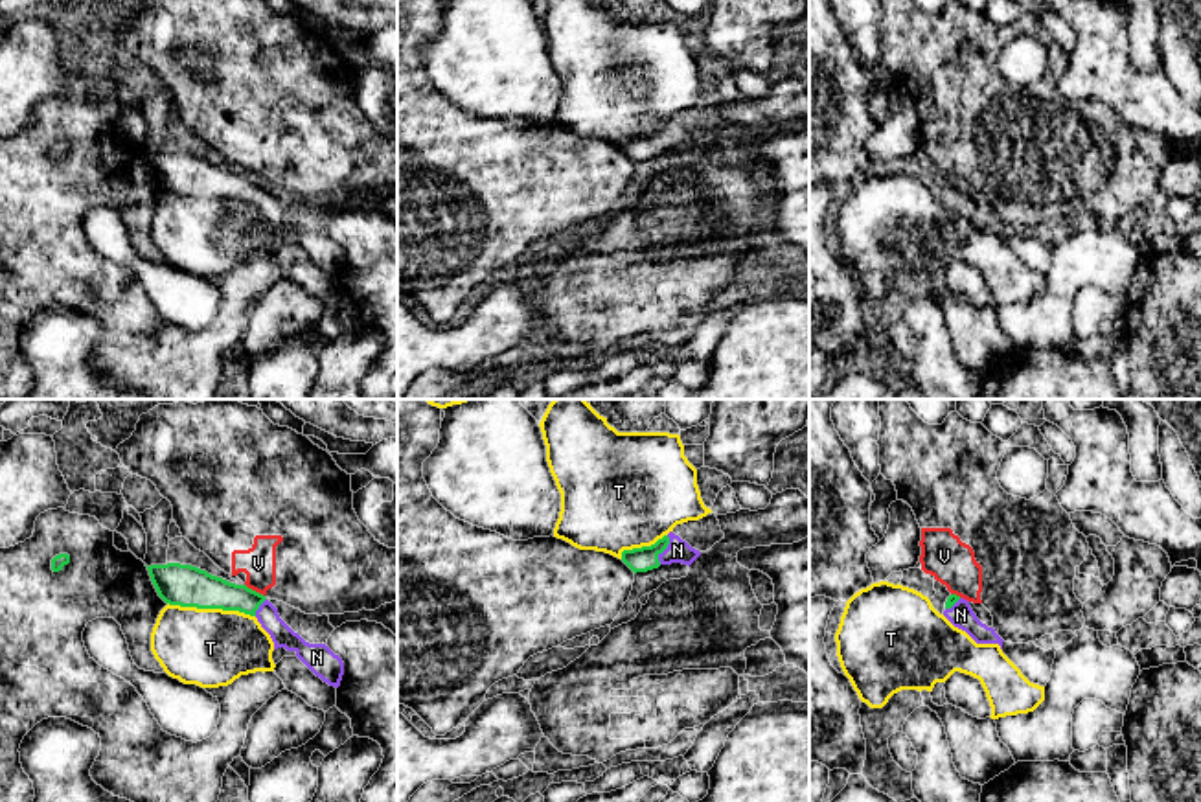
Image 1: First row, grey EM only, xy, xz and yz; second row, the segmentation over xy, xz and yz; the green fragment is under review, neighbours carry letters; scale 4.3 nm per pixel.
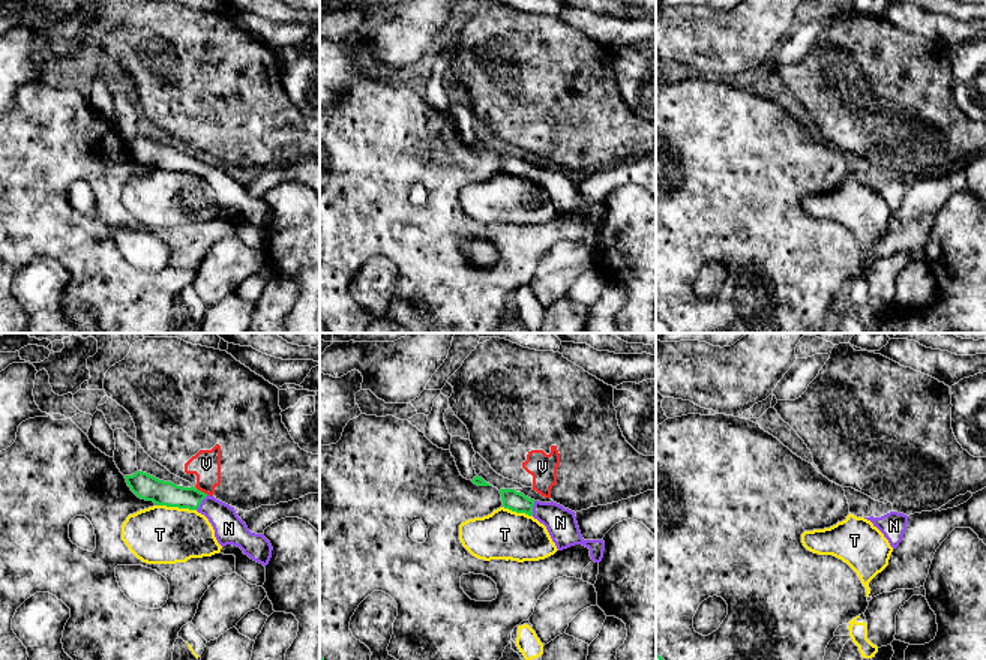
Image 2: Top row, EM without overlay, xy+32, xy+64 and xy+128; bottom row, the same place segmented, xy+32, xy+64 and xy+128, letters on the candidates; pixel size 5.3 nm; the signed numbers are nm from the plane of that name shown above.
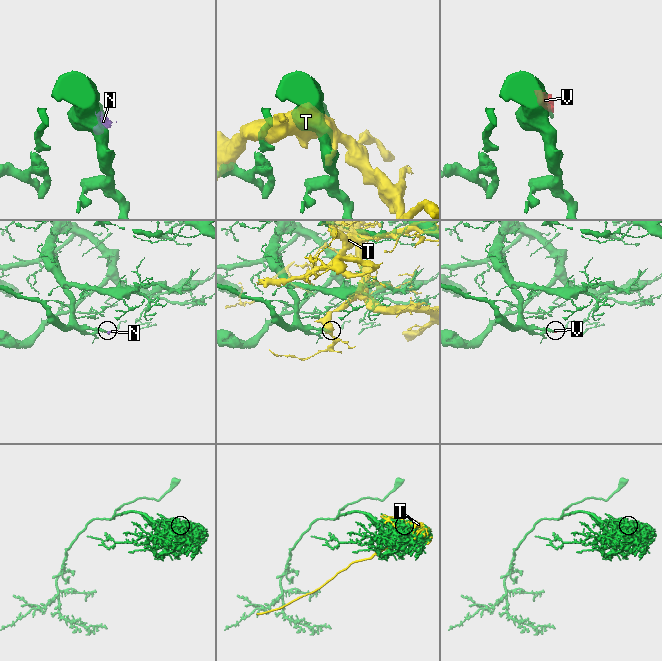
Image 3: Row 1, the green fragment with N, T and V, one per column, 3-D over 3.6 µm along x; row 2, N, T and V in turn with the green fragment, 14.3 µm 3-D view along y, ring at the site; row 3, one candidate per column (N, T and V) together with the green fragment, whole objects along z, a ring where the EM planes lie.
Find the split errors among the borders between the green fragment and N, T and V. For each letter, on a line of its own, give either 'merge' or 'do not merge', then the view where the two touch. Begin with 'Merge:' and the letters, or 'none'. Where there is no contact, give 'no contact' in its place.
Merge: N
N: merge | xz
T: do not merge | xy
V: do not merge | xy

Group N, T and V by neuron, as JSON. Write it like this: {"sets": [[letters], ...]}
{"sets": [["N"], ["T"], ["V"]]}

